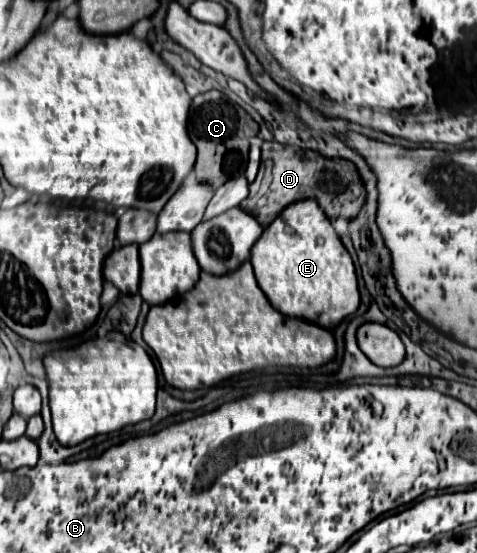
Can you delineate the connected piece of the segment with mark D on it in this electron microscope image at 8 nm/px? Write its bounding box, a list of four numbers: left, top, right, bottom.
[240,140,366,228]

